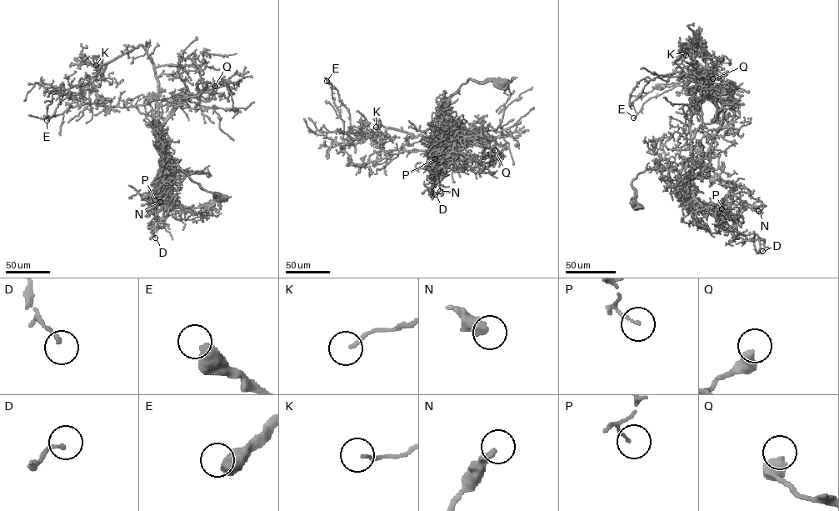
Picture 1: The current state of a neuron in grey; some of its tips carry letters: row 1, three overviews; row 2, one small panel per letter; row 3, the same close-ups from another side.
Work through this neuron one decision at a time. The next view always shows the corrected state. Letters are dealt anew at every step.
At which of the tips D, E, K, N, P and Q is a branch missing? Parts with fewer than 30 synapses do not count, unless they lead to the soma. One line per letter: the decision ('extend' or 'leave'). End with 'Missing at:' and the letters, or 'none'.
D: leave
E: leave
K: leave
N: leave
P: leave
Q: leave
Missing at: none

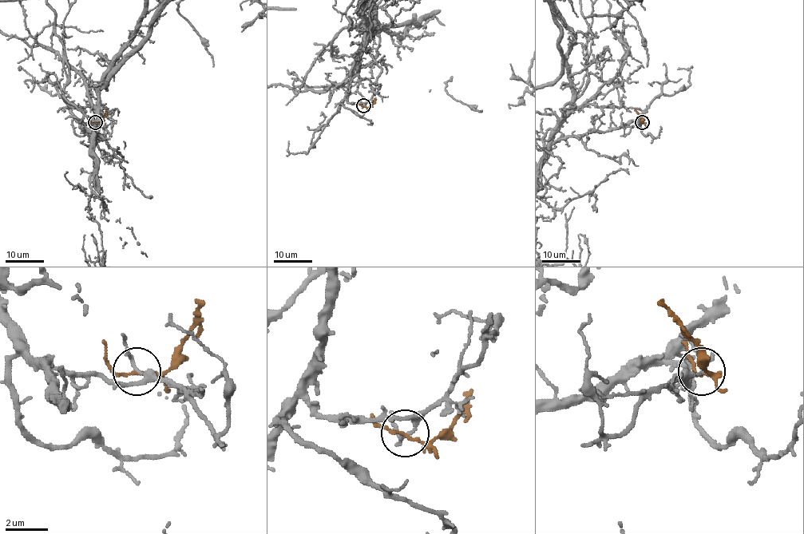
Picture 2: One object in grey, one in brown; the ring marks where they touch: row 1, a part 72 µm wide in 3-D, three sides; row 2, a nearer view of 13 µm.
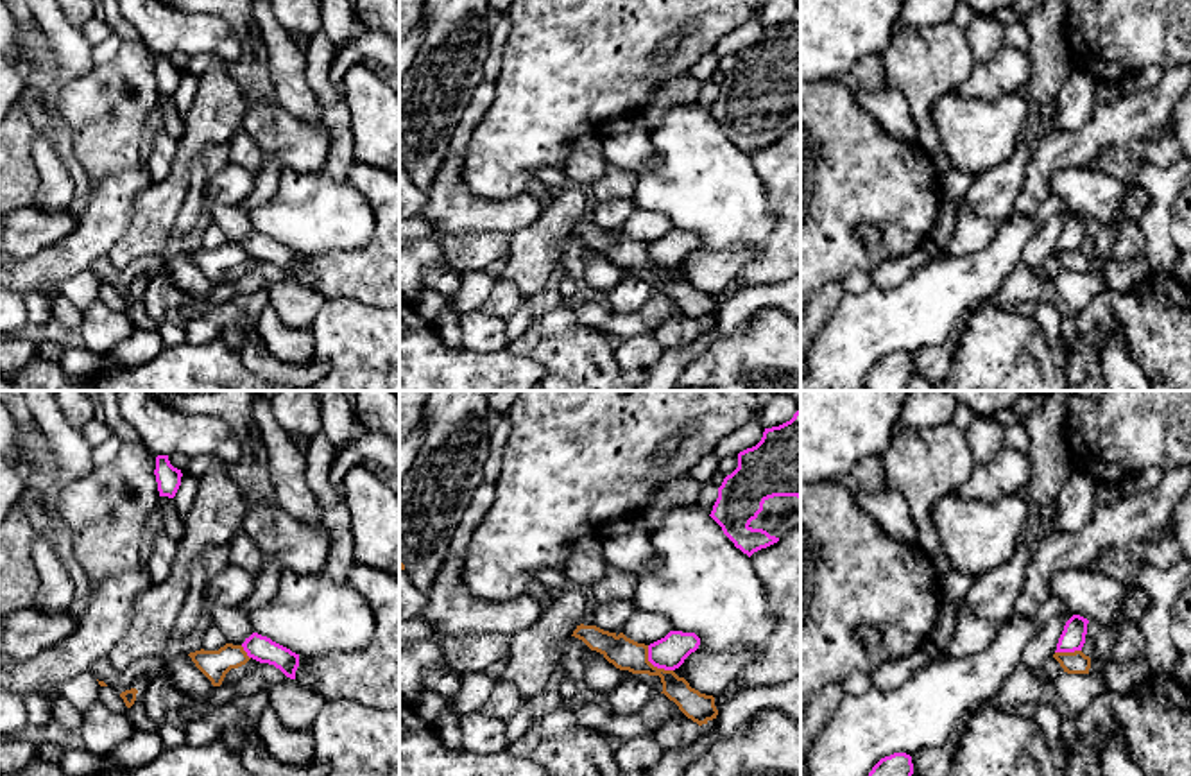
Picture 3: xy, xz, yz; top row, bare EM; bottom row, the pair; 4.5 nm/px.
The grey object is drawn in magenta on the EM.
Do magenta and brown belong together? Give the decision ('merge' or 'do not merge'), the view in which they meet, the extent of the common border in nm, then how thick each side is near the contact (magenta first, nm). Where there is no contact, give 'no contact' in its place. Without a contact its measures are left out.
do not merge | xz | 170 nm | 150/140 nm

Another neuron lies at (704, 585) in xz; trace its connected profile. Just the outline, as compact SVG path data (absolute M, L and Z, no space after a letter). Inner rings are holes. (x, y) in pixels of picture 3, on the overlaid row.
M698 507L670 511L650 532L657 566L638 573L630 599L638 611L666 616L673 631L695 633L698 652L716 654L729 649L759 647L775 625L767 590L747 554L736 548L722 527Z

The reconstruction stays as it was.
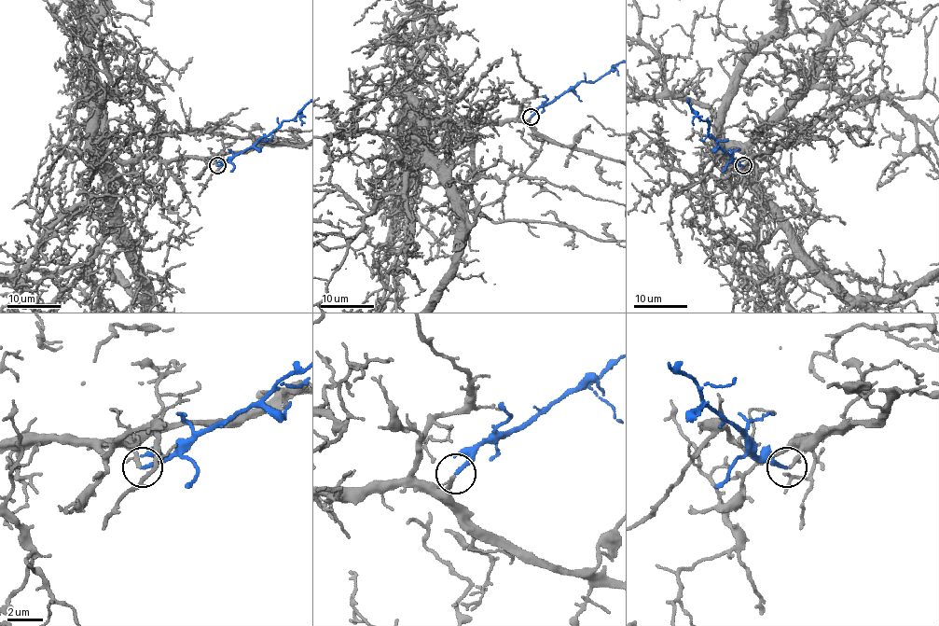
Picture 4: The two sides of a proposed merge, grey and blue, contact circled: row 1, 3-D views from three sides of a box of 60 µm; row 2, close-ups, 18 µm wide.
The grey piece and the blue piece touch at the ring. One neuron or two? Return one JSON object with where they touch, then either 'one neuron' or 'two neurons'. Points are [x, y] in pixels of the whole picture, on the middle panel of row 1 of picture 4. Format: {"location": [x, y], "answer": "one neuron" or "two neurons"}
{"location": [531, 117], "answer": "one neuron"}

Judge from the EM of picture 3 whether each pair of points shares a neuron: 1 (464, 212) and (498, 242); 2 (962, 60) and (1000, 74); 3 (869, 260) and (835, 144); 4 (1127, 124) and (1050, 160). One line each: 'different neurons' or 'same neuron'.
1: different neurons
2: different neurons
3: same neuron
4: same neuron

